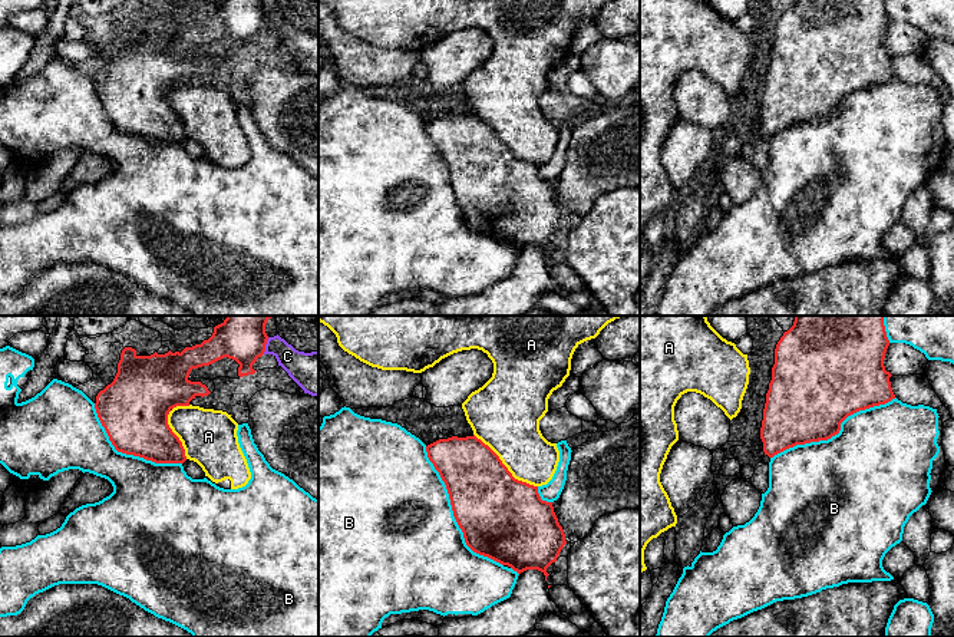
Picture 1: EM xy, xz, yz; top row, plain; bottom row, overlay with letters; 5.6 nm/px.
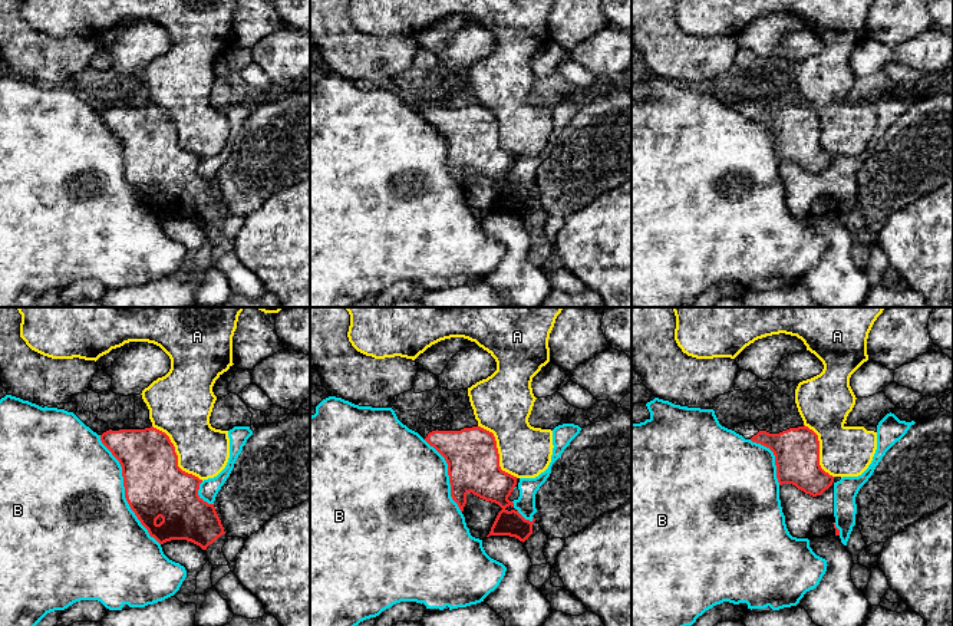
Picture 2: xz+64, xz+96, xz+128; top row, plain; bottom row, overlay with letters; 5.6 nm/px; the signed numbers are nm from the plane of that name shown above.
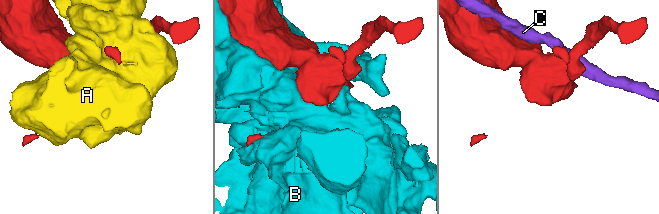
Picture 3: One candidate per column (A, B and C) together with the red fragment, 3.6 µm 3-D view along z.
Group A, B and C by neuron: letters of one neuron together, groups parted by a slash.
A / B / C

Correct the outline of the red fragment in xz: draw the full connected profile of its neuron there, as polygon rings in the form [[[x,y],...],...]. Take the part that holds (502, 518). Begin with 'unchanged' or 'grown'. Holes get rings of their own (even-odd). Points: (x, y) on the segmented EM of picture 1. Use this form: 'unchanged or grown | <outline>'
unchanged | [[[475,435],[439,439],[426,452],[446,485],[466,545],[518,574],[538,570],[547,581],[547,568],[567,541],[538,486],[515,479]]]

